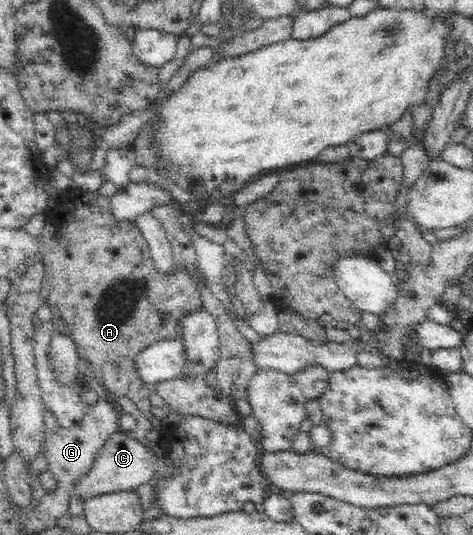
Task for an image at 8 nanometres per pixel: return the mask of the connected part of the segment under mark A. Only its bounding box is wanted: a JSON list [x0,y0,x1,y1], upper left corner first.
[39,187,203,428]

